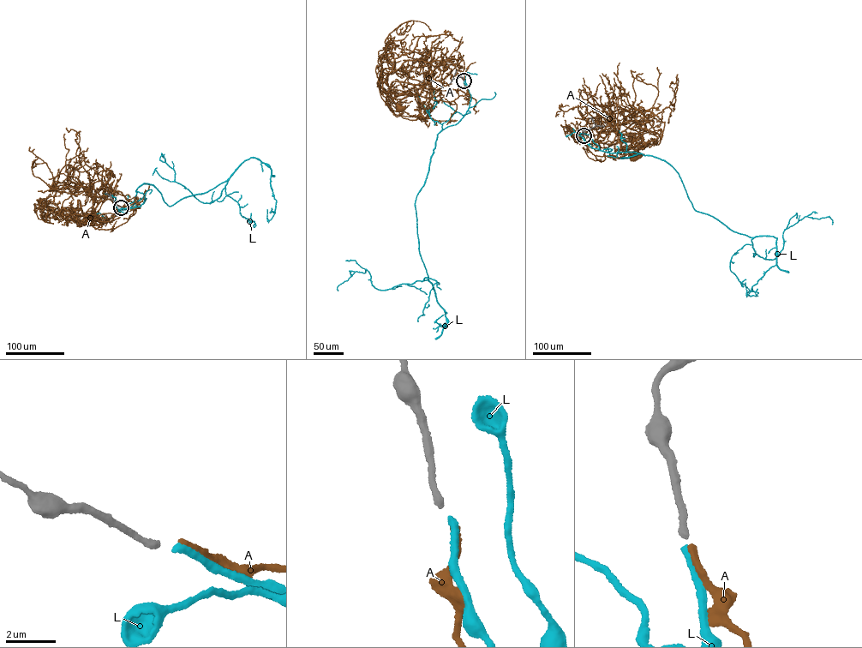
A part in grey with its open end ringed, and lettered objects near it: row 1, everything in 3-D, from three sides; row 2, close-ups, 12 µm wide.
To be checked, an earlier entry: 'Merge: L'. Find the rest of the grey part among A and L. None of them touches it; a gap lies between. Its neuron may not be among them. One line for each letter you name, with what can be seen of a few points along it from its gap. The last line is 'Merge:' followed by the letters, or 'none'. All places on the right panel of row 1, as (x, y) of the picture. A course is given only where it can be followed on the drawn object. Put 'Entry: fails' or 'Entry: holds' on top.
Entry: holds
L: course (583, 135), (607, 152), (666, 161), (695, 210), (752, 237), (765, 259), (805, 216), (832, 224)
Merge: L

